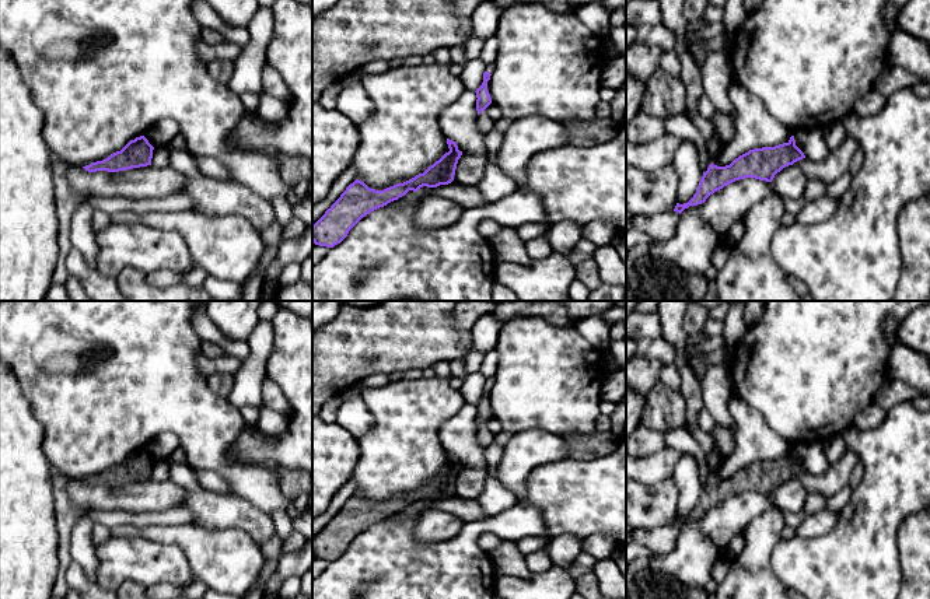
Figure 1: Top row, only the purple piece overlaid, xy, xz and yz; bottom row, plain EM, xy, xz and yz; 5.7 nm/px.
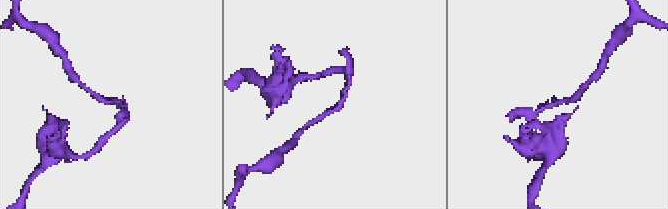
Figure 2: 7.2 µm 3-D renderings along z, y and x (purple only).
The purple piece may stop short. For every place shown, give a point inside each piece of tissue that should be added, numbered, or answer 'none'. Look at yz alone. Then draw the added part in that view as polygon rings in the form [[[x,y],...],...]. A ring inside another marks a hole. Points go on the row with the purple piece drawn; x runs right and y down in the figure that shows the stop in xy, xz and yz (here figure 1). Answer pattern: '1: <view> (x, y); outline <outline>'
none

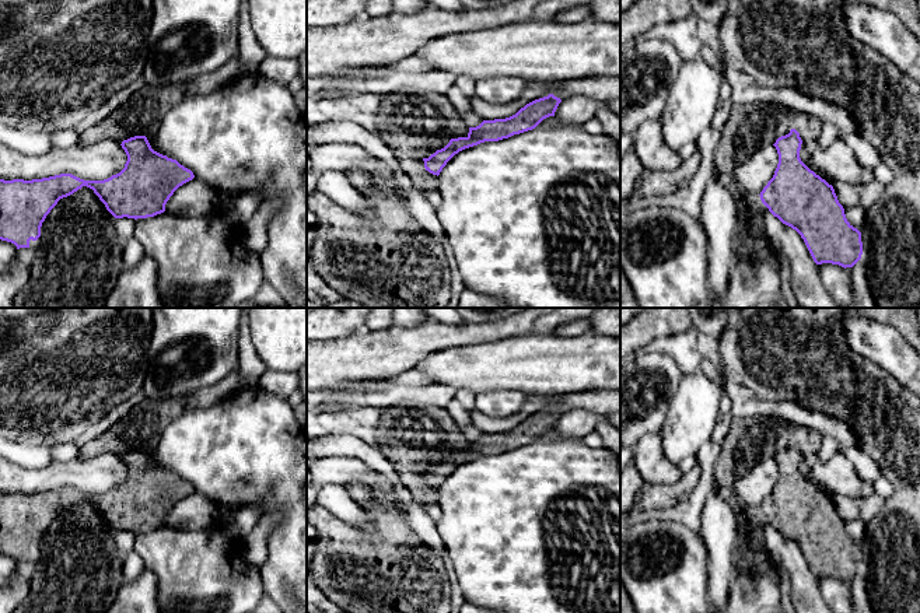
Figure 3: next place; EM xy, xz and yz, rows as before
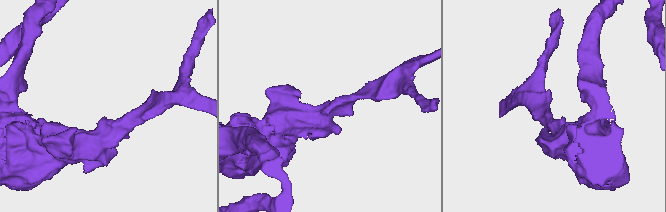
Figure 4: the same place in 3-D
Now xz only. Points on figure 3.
none

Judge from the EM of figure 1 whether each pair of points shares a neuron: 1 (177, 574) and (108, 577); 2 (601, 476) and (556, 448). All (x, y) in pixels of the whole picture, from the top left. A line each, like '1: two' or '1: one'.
1: one
2: two

